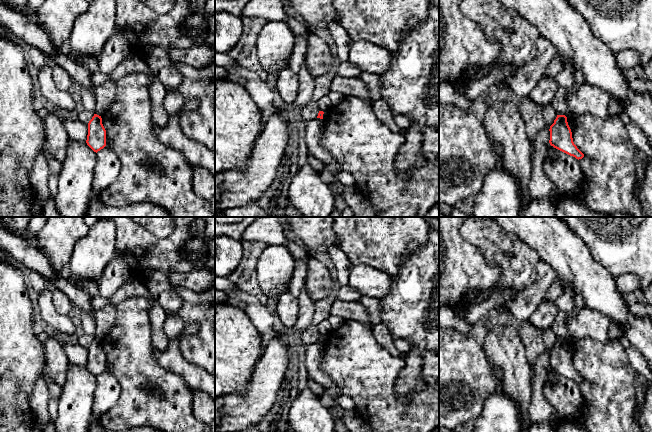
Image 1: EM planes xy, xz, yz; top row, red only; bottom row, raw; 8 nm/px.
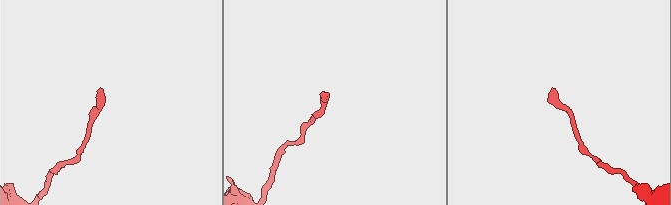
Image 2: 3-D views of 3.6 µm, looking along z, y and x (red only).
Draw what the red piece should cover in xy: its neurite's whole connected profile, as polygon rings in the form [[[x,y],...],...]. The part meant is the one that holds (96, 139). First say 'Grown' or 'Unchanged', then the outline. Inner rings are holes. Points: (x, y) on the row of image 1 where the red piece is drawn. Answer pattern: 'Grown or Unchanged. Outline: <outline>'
Unchanged. Outline: [[[94,114],[88,123],[87,145],[98,152],[106,146],[106,130],[102,124],[101,116]]]

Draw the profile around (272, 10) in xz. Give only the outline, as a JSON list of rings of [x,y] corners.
[[[250,0],[243,8],[243,16],[260,17],[267,21],[284,21],[288,17],[283,0]]]

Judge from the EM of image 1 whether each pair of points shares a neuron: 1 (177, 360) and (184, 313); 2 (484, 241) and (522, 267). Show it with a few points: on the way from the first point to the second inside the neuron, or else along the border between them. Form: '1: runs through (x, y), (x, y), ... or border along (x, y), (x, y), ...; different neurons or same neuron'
1: border along (170, 339), (178, 339), (180, 354), (196, 366); different neurons
2: runs through (493, 246), (504, 257), (513, 259); same neuron

